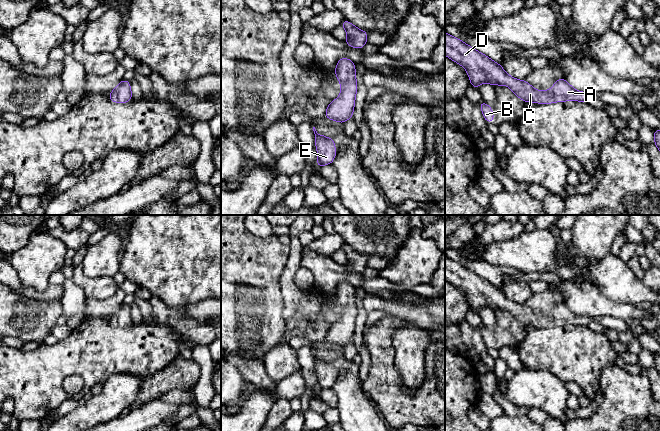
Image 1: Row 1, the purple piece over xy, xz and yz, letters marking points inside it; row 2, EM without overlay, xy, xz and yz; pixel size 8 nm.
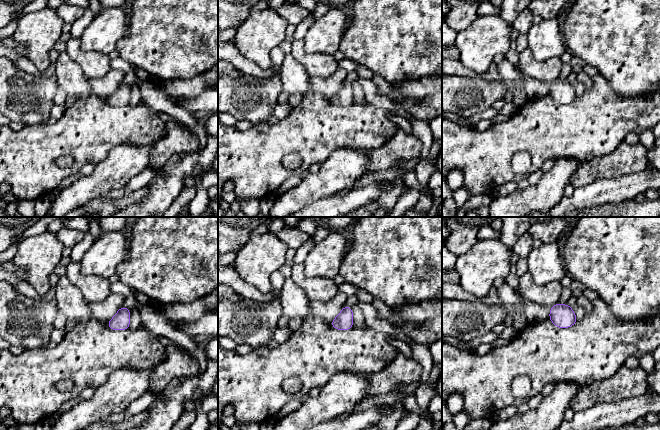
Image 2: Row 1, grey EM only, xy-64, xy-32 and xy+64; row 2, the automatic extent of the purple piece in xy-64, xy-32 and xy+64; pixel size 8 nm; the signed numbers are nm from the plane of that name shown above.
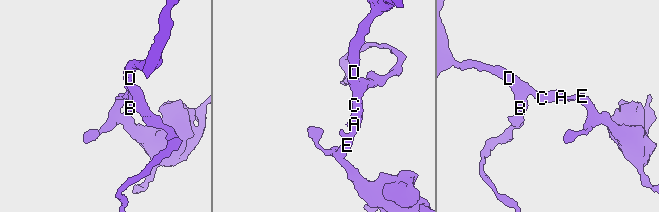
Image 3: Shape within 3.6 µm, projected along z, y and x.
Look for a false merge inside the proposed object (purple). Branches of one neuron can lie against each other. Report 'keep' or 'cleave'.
keep

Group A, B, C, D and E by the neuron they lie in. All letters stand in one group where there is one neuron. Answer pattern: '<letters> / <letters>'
A B C D E

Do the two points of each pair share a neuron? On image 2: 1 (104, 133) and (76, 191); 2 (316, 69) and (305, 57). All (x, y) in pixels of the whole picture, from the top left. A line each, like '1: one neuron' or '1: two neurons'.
1: two neurons
2: one neuron

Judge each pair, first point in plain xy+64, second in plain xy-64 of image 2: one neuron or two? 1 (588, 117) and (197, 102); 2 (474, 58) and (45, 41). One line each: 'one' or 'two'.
1: two
2: one

